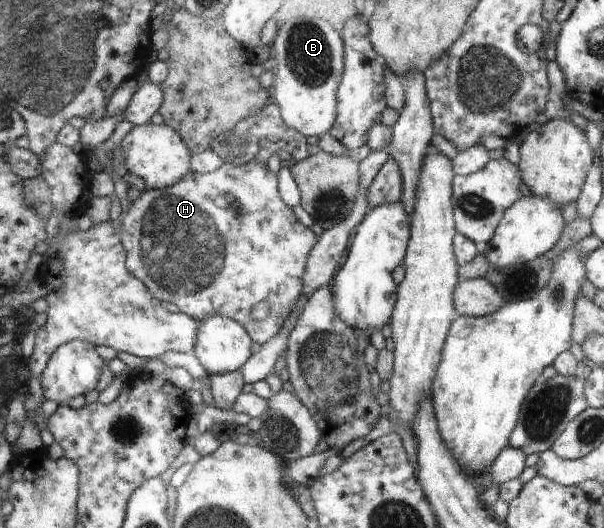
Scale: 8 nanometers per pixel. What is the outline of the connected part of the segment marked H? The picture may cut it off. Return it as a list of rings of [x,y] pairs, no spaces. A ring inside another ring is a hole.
[[[251,159],[250,162],[246,162],[242,166],[234,166],[233,164],[223,162],[218,170],[211,173],[200,174],[200,172],[191,172],[172,186],[143,191],[137,199],[132,201],[132,204],[129,204],[129,208],[130,210],[122,216],[121,238],[128,251],[130,274],[136,276],[140,282],[145,283],[160,302],[176,304],[179,312],[189,315],[196,322],[202,322],[202,320],[206,320],[209,316],[216,315],[234,319],[245,327],[254,343],[262,344],[278,334],[278,330],[281,330],[282,324],[284,324],[285,319],[289,316],[290,310],[293,310],[294,304],[298,301],[298,296],[302,293],[302,272],[306,269],[306,262],[309,262],[310,254],[317,244],[316,240],[318,238],[316,238],[316,234],[310,228],[302,226],[294,218],[292,210],[284,204],[278,190],[277,174],[268,170],[266,164]],[[258,302],[268,302],[270,304],[270,314],[262,322],[252,320],[250,316],[252,308]]]

